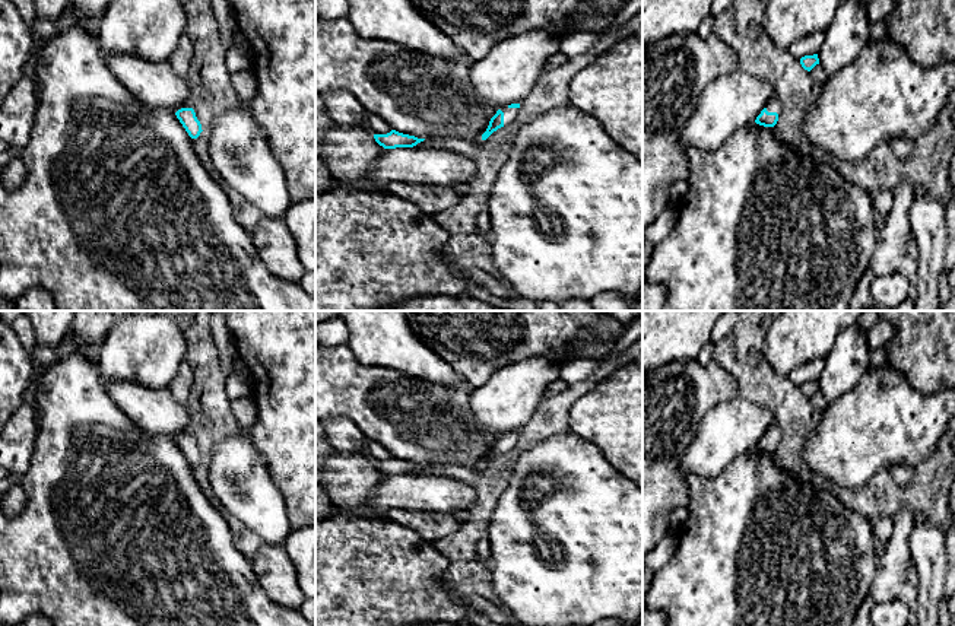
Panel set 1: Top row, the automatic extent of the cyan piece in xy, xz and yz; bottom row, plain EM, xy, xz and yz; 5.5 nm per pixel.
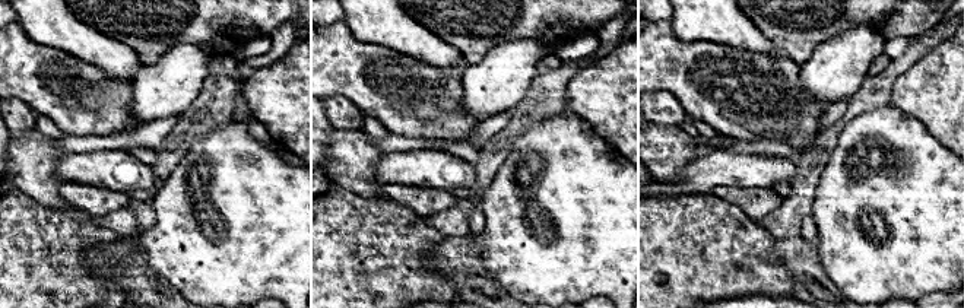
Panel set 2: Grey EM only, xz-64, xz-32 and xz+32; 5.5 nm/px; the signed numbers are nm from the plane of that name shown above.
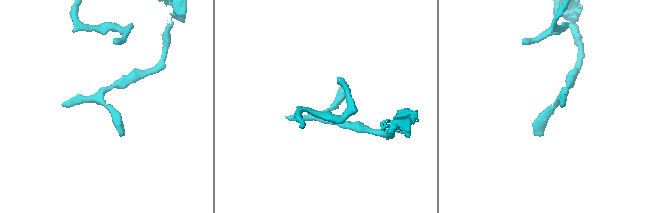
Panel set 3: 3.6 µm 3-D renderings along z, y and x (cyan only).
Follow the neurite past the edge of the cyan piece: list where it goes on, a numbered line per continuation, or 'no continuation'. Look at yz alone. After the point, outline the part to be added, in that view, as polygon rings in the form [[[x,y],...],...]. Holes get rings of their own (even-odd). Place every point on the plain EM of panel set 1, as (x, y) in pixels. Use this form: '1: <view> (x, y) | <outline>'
1: yz (773, 432) | [[[772,423],[767,429],[765,435],[767,435],[768,439],[777,439],[777,441],[780,441],[781,439],[781,429],[775,423]]]

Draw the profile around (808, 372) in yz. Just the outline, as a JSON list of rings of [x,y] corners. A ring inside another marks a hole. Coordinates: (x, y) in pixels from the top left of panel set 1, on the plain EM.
[[[816,358],[809,360],[808,363],[796,368],[790,374],[790,379],[800,387],[805,382],[813,382],[818,381],[819,374],[824,369],[825,358]]]

